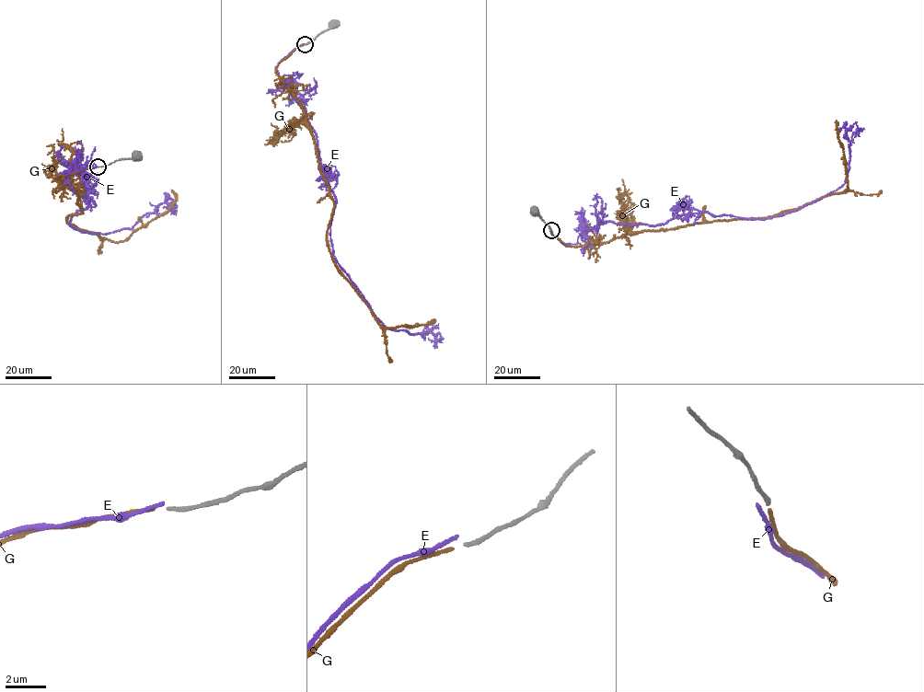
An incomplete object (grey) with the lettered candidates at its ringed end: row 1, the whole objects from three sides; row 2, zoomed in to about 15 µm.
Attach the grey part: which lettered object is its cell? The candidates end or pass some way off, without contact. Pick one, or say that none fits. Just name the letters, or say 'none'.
G

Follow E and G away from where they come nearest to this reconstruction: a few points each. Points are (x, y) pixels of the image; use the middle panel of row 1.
E: (304, 43), (276, 70), (316, 136), (335, 201), (335, 259), (386, 328), (433, 333), (434, 342), (440, 335)
G: (304, 45), (276, 74), (301, 106), (333, 202), (327, 242), (334, 263), (384, 327), (433, 321), (427, 325)

